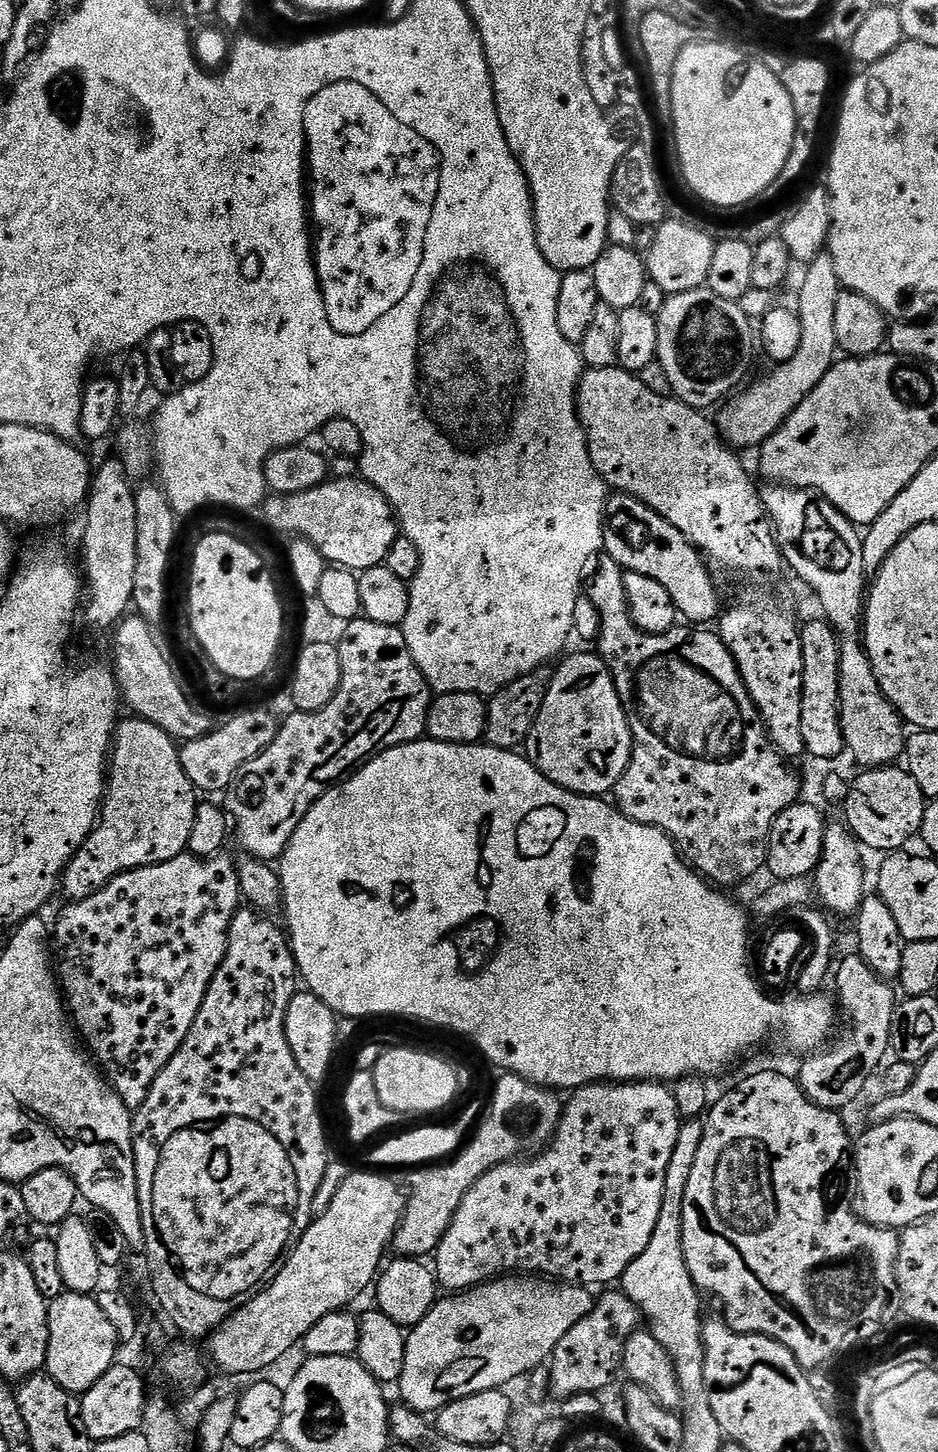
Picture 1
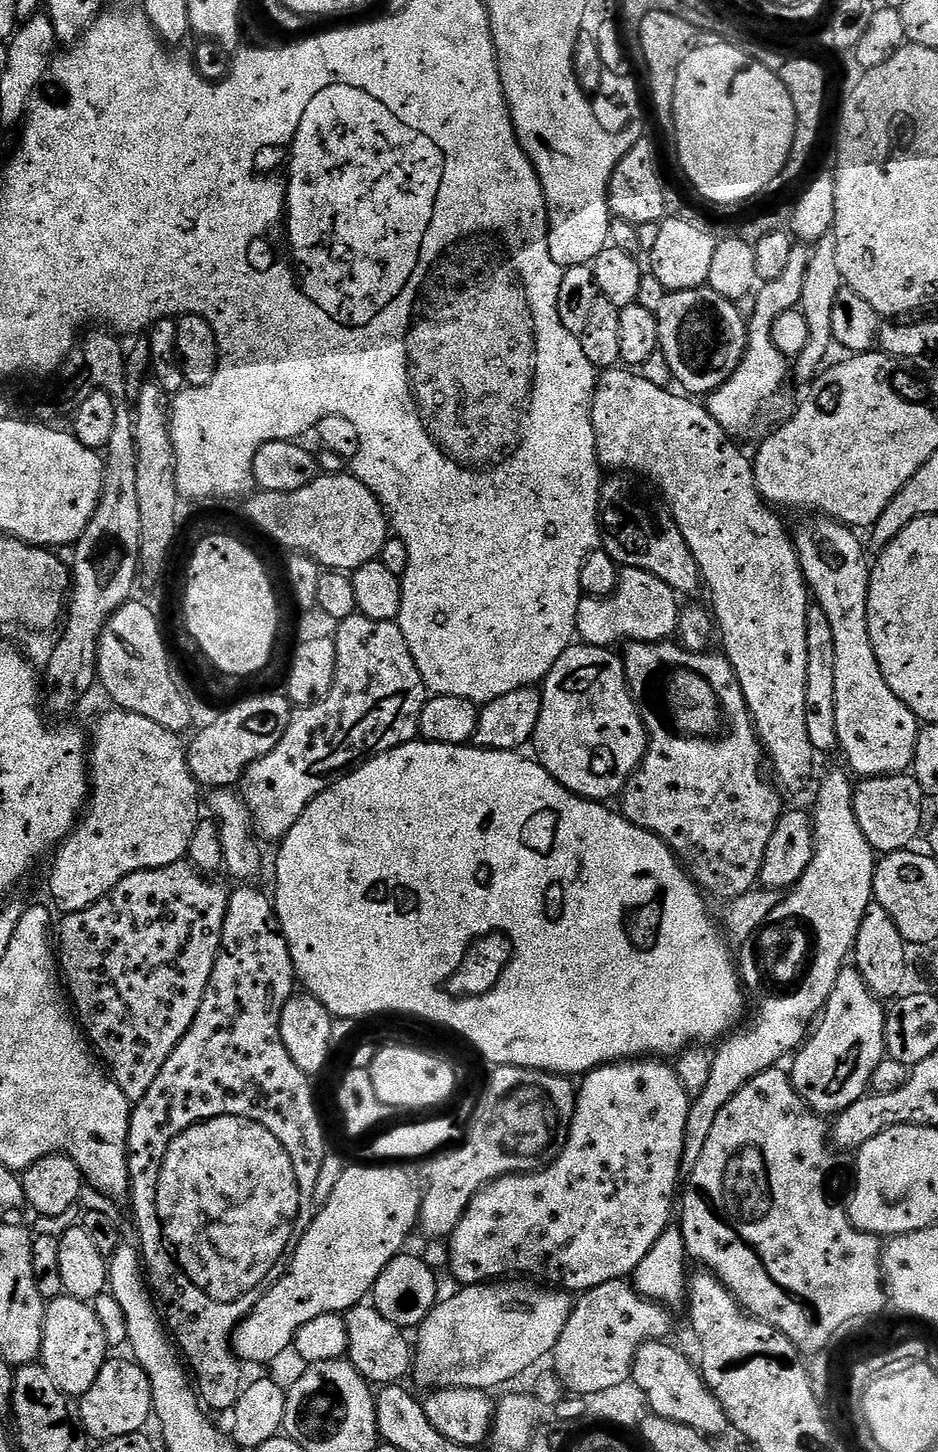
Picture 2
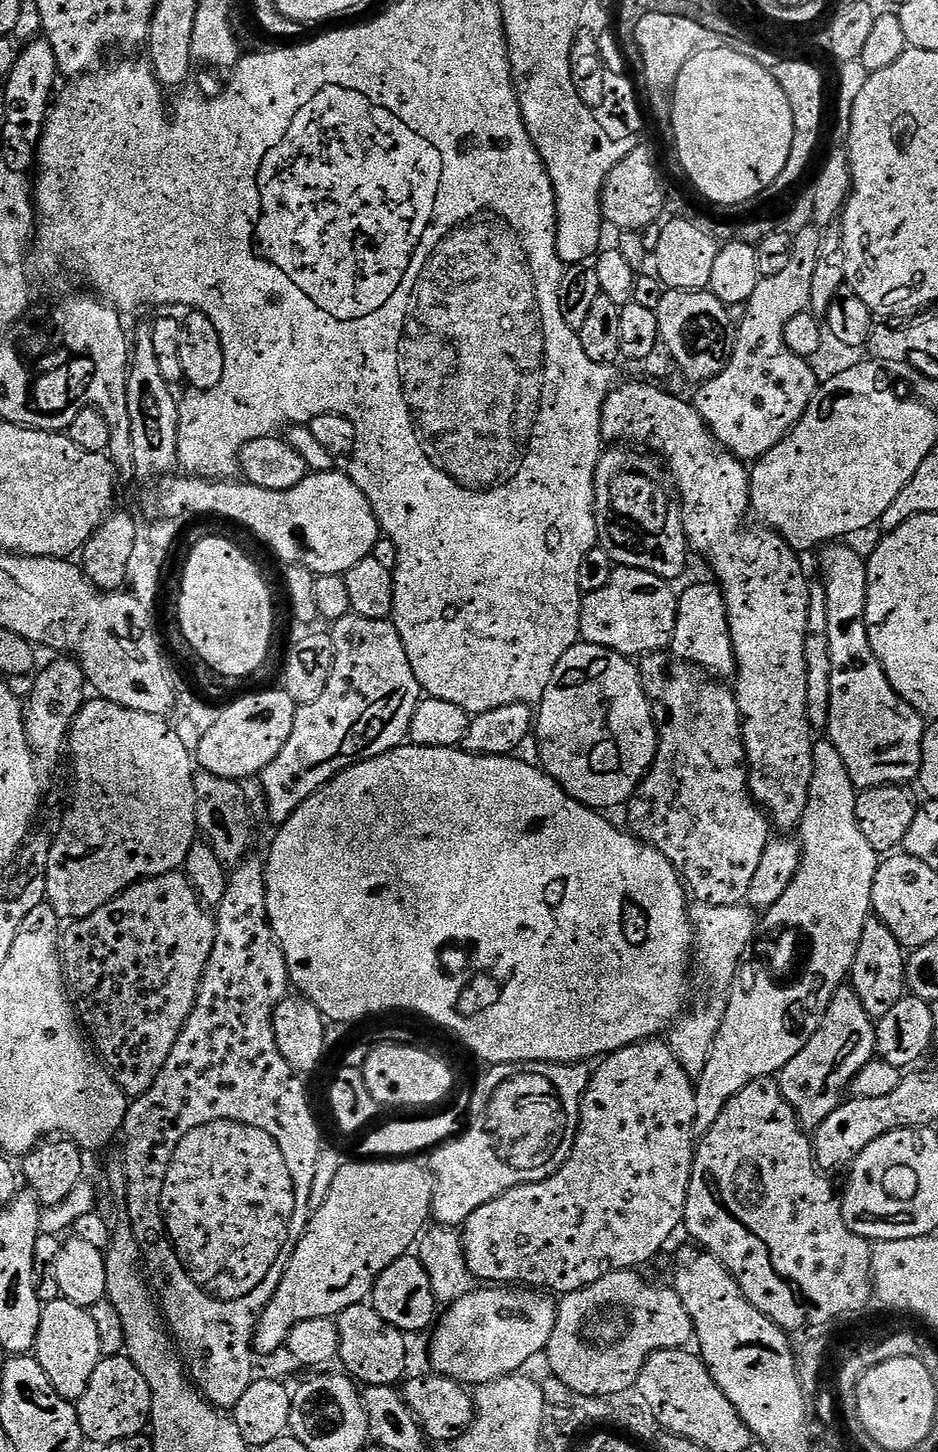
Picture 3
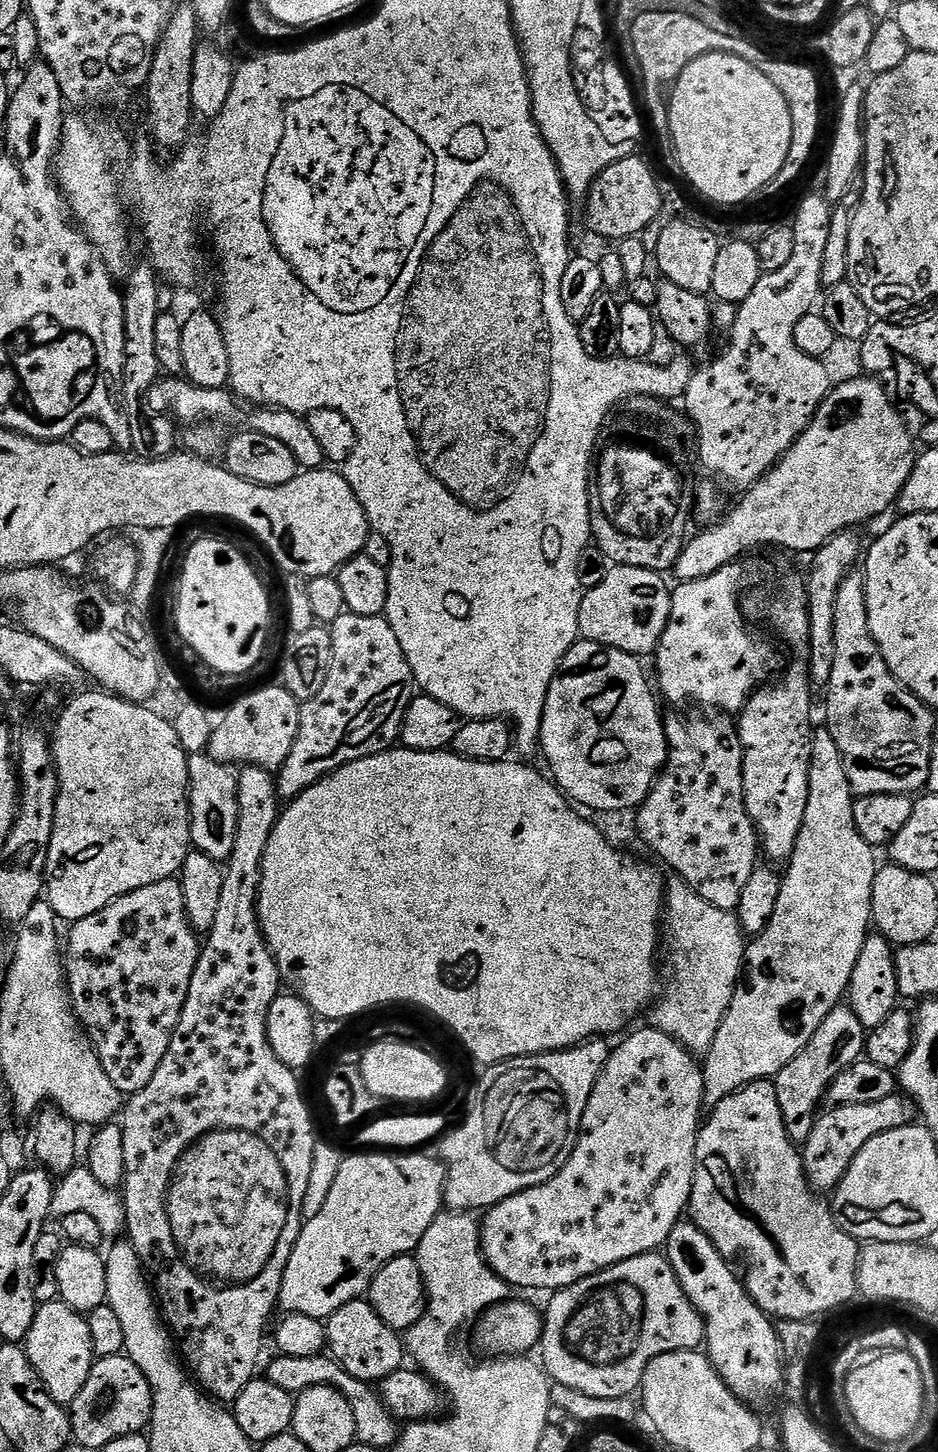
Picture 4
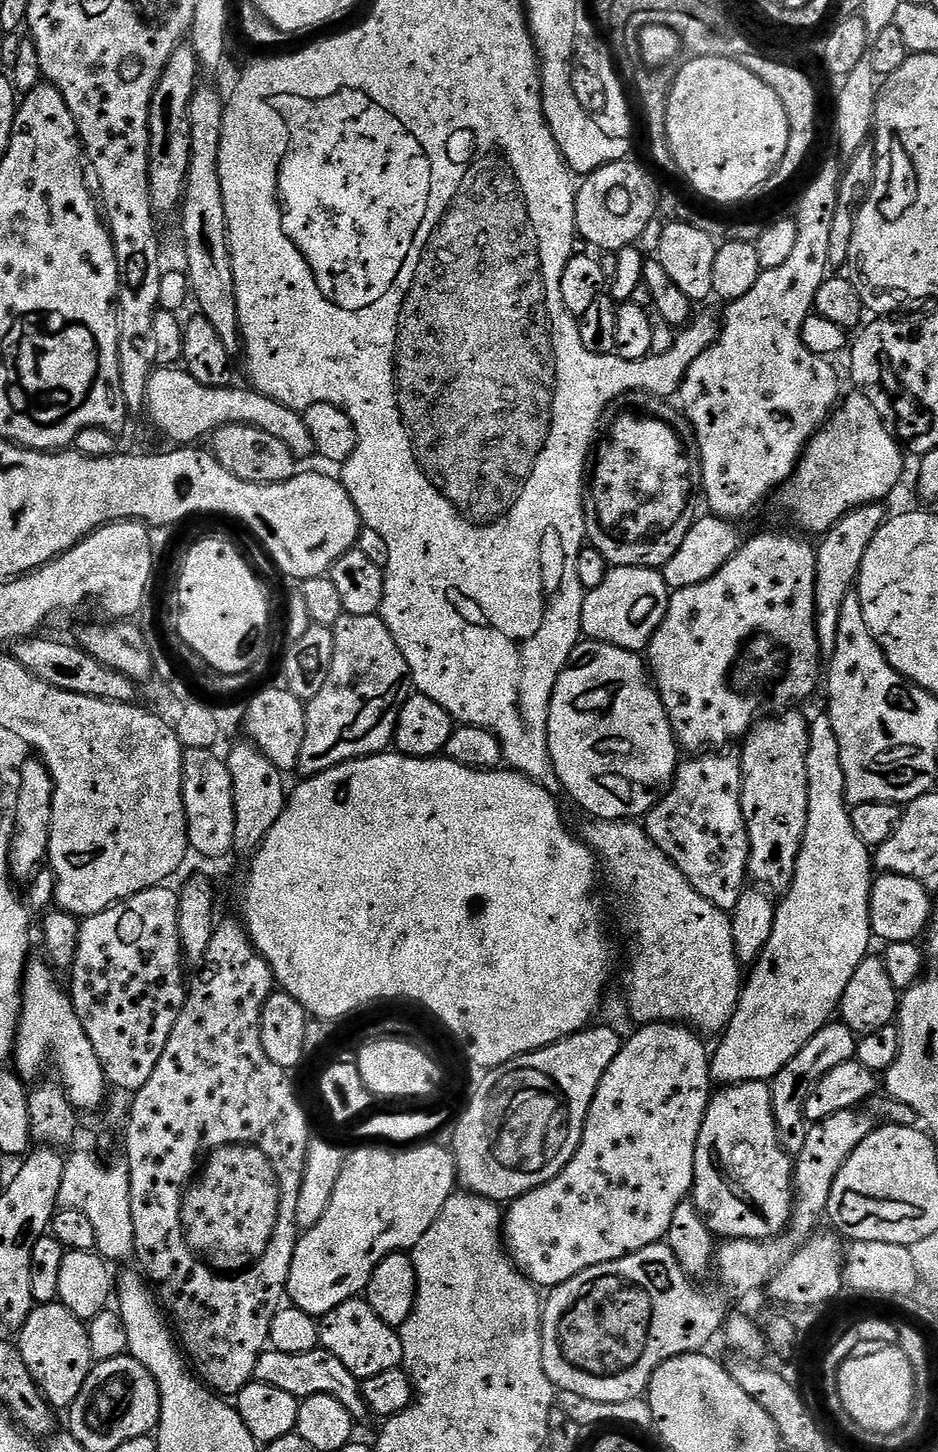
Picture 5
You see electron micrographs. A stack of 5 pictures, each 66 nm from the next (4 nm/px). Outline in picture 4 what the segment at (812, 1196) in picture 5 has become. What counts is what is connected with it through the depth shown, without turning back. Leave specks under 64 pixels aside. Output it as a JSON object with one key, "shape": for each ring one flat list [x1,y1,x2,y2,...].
{"shape":[[904,1094,882,1098,882,1102,865,1102,863,1106,838,1104,827,1110,829,1112,825,1116,816,1116,814,1130,810,1130,810,1138,802,1146,804,1171,808,1173,808,1182,821,1193,831,1193,835,1189,841,1178,847,1174,848,1167,852,1165,862,1146,870,1142,870,1138,878,1138,878,1134,904,1128,918,1116,916,1101]]}

